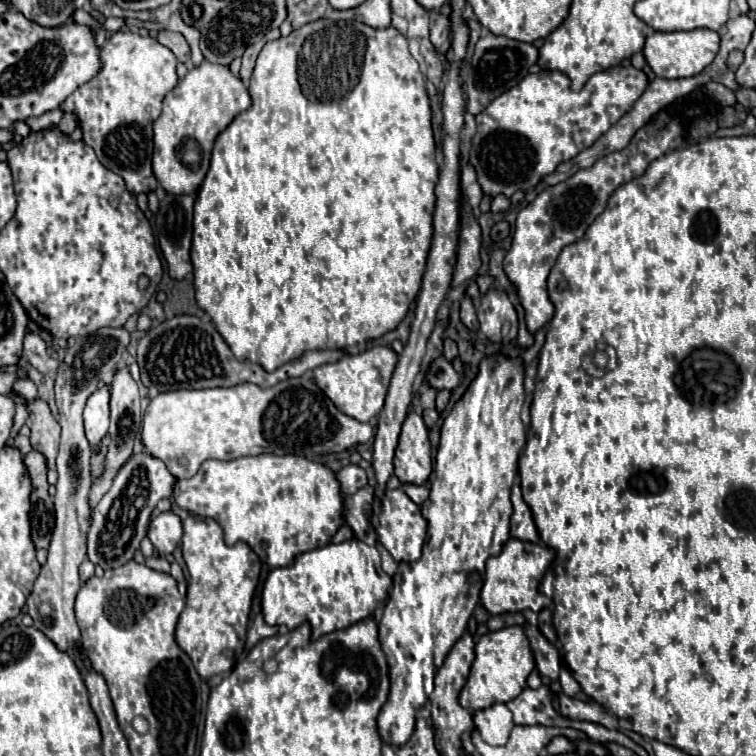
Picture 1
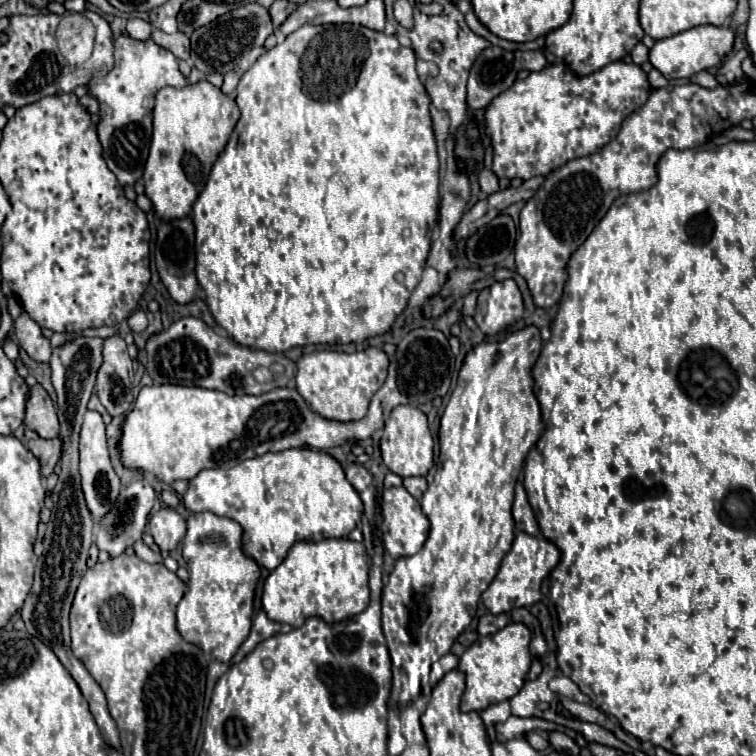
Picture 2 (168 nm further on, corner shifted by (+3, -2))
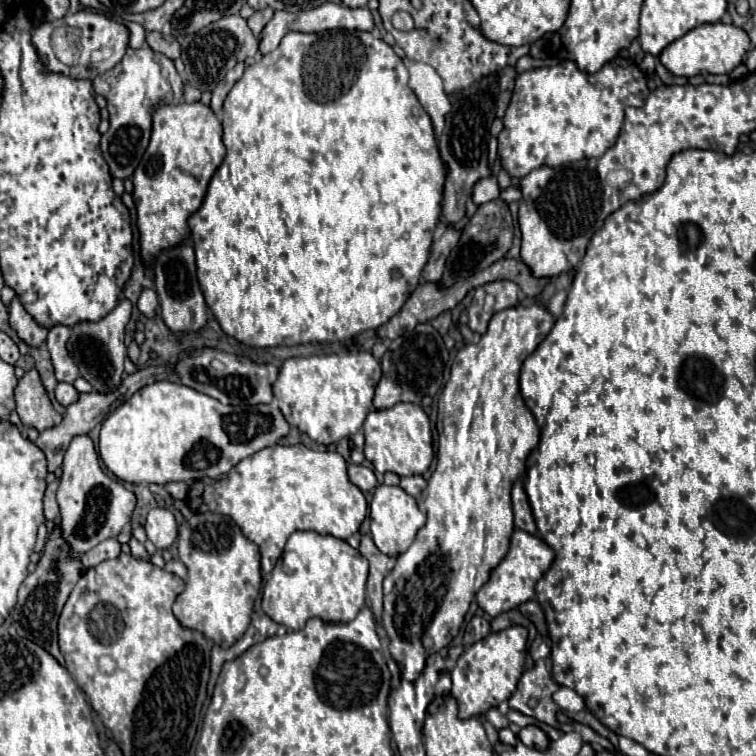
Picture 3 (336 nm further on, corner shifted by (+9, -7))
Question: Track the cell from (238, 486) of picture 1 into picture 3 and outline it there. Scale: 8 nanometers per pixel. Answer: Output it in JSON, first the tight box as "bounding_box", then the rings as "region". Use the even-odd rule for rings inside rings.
{"bounding_box":[187,444,367,575],"region":[[[302,444],[291,445],[291,447],[287,445],[265,447],[255,455],[237,463],[229,473],[225,473],[225,477],[191,481],[187,493],[187,505],[193,513],[221,513],[231,517],[239,525],[241,533],[259,547],[263,575],[271,573],[291,533],[315,531],[319,535],[333,535],[337,539],[347,539],[359,531],[359,525],[367,515],[367,501],[363,493],[347,479],[345,459],[335,451],[313,450]]]}

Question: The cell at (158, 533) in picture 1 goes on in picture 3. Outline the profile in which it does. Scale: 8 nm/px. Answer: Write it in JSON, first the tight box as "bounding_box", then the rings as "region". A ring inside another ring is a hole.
{"bounding_box":[145,507,177,551],"region":[[[165,507],[151,509],[145,521],[145,533],[149,541],[157,547],[157,551],[171,547],[173,541],[177,539],[177,523],[173,513]]]}

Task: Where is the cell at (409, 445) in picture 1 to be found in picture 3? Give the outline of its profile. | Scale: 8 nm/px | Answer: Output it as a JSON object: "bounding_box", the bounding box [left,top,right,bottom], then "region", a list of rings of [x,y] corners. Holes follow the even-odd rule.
{"bounding_box":[363,403,433,477],"region":[[[397,403],[385,411],[371,411],[363,425],[365,457],[379,473],[397,473],[399,477],[423,475],[433,461],[433,439],[425,411],[413,403]]]}

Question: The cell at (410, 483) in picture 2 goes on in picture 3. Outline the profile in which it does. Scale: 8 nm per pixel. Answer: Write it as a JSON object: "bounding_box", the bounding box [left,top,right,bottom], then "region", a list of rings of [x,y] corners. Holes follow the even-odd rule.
{"bounding_box":[401,475,425,497],"region":[[[415,475],[415,477],[403,477],[401,479],[401,489],[405,491],[405,493],[409,493],[411,497],[419,497],[421,495],[421,491],[425,489],[425,479],[423,477],[419,477],[419,475]]]}

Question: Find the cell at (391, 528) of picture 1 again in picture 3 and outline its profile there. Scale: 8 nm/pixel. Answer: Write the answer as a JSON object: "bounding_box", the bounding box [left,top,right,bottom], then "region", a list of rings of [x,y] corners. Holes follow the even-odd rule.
{"bounding_box":[369,485,425,557],"region":[[[379,485],[373,493],[369,515],[371,515],[371,537],[377,545],[377,549],[389,557],[397,557],[397,555],[405,553],[409,549],[409,545],[413,543],[421,525],[425,525],[425,515],[419,511],[415,499],[411,495],[407,495],[401,487]]]}

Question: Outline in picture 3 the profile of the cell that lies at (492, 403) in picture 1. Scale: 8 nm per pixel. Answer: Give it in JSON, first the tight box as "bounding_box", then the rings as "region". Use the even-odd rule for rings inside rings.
{"bounding_box":[381,301,553,681],"region":[[[537,301],[519,303],[513,309],[495,313],[481,341],[465,345],[457,353],[451,379],[441,397],[443,409],[439,409],[439,415],[443,429],[439,433],[437,467],[417,499],[419,509],[427,513],[427,523],[419,529],[413,545],[397,557],[393,571],[383,581],[385,609],[381,623],[387,633],[389,653],[407,681],[415,681],[421,675],[425,661],[431,655],[427,653],[423,639],[429,639],[429,645],[437,645],[437,651],[455,639],[475,593],[489,581],[489,573],[509,551],[509,539],[513,535],[511,487],[521,469],[525,469],[525,459],[537,447],[541,433],[519,393],[519,369],[527,355],[531,355],[547,337],[553,323],[553,317]]]}

